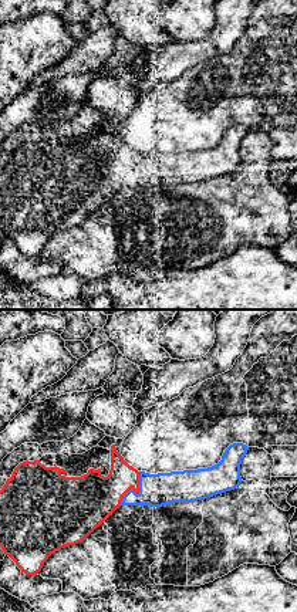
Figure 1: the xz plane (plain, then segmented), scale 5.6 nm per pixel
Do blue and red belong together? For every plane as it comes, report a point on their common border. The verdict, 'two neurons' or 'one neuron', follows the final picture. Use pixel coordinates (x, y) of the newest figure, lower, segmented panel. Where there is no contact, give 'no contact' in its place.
contact (135, 493)

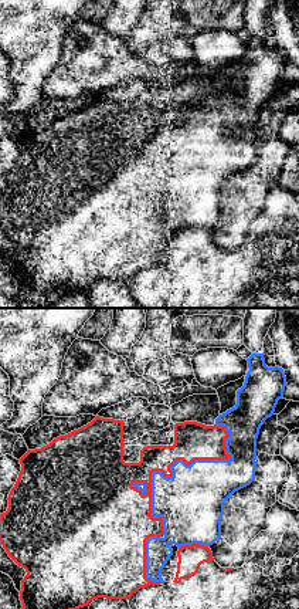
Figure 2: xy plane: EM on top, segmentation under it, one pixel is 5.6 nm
contact (170, 469)

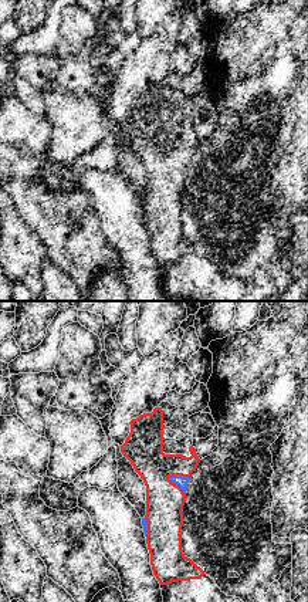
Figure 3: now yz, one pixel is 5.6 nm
contact (176, 483)

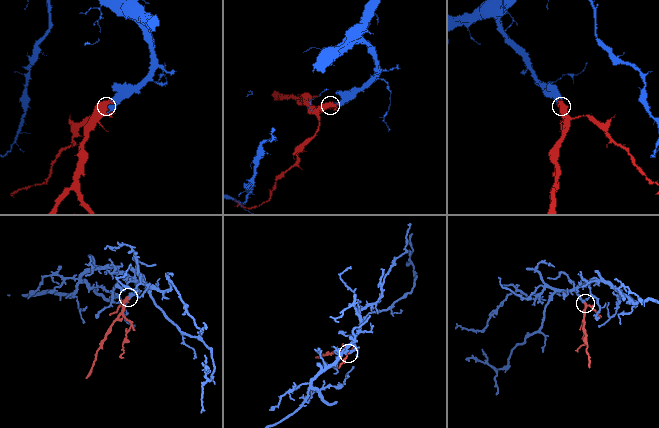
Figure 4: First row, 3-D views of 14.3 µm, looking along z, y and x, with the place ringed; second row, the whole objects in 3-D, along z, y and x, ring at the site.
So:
one neuron

